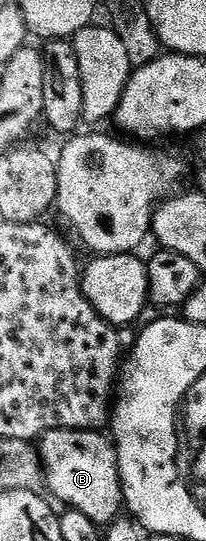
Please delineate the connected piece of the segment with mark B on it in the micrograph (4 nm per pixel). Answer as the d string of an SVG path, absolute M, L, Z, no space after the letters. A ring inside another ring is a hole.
M52 430L41 435L39 453L49 491L58 503L66 502L66 507L83 512L87 520L110 524L122 513L125 494L121 491L117 447L103 435L95 430Z

